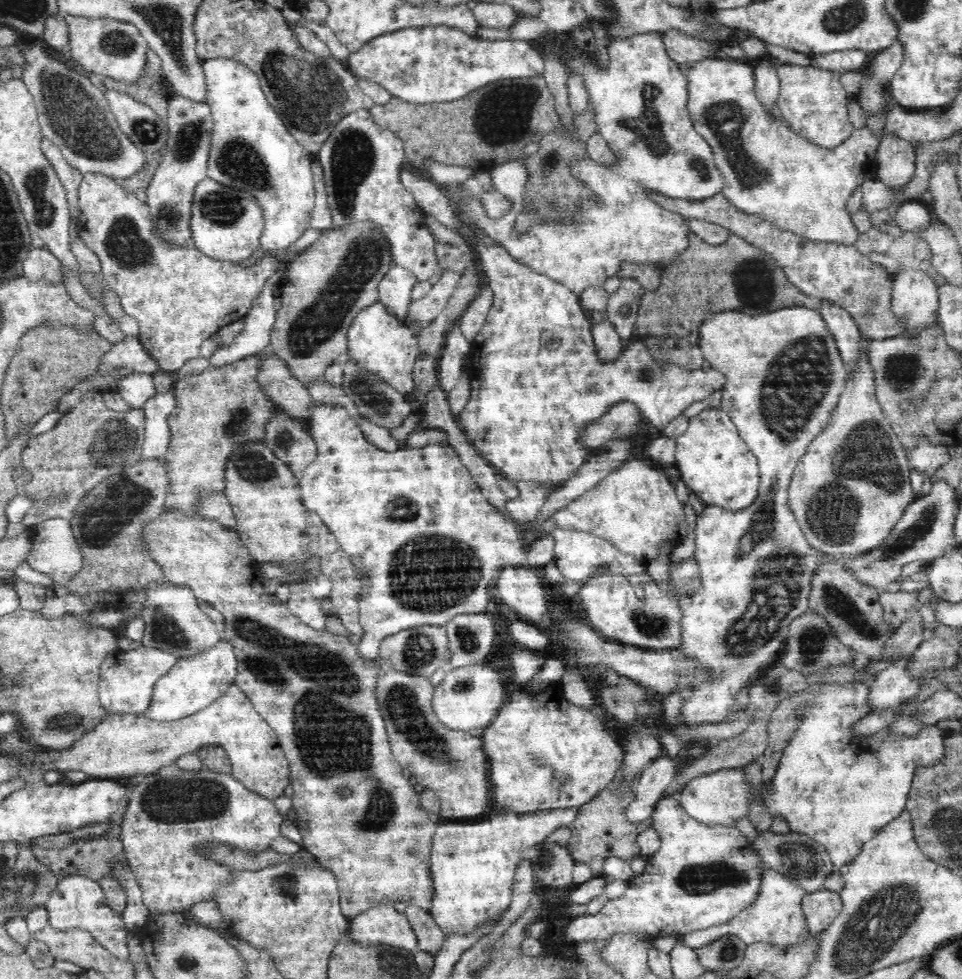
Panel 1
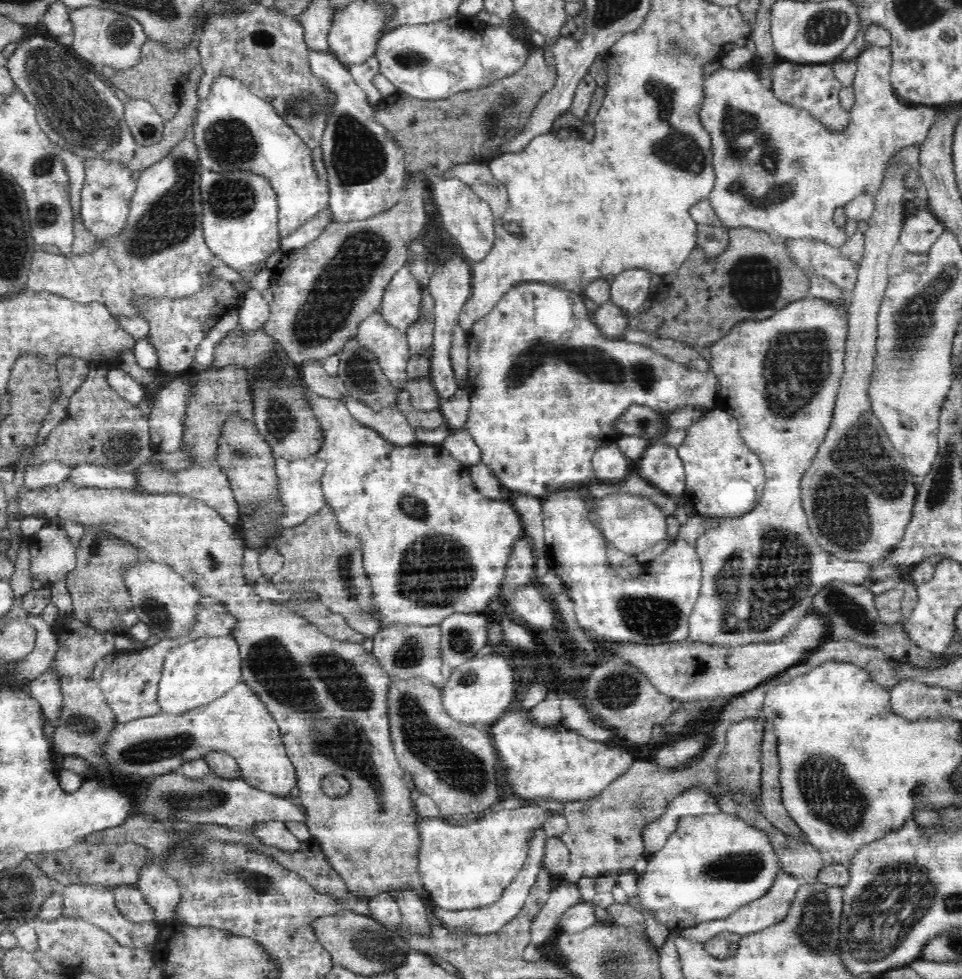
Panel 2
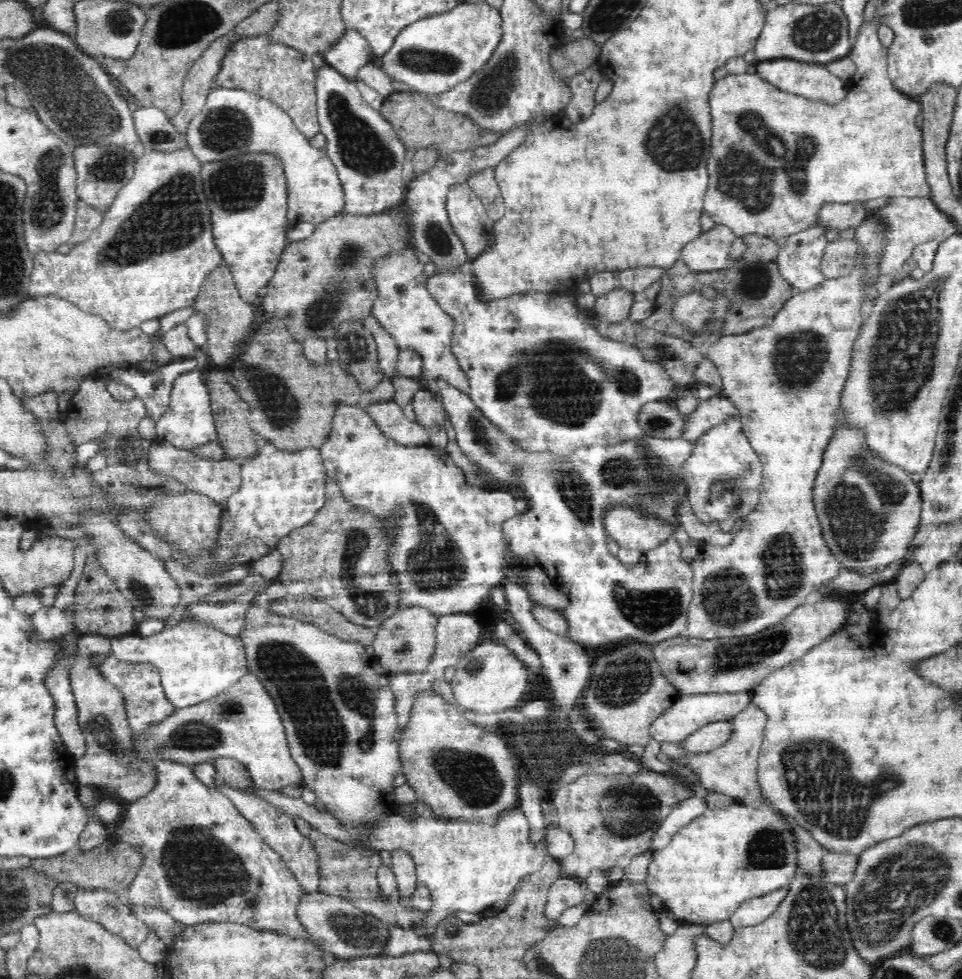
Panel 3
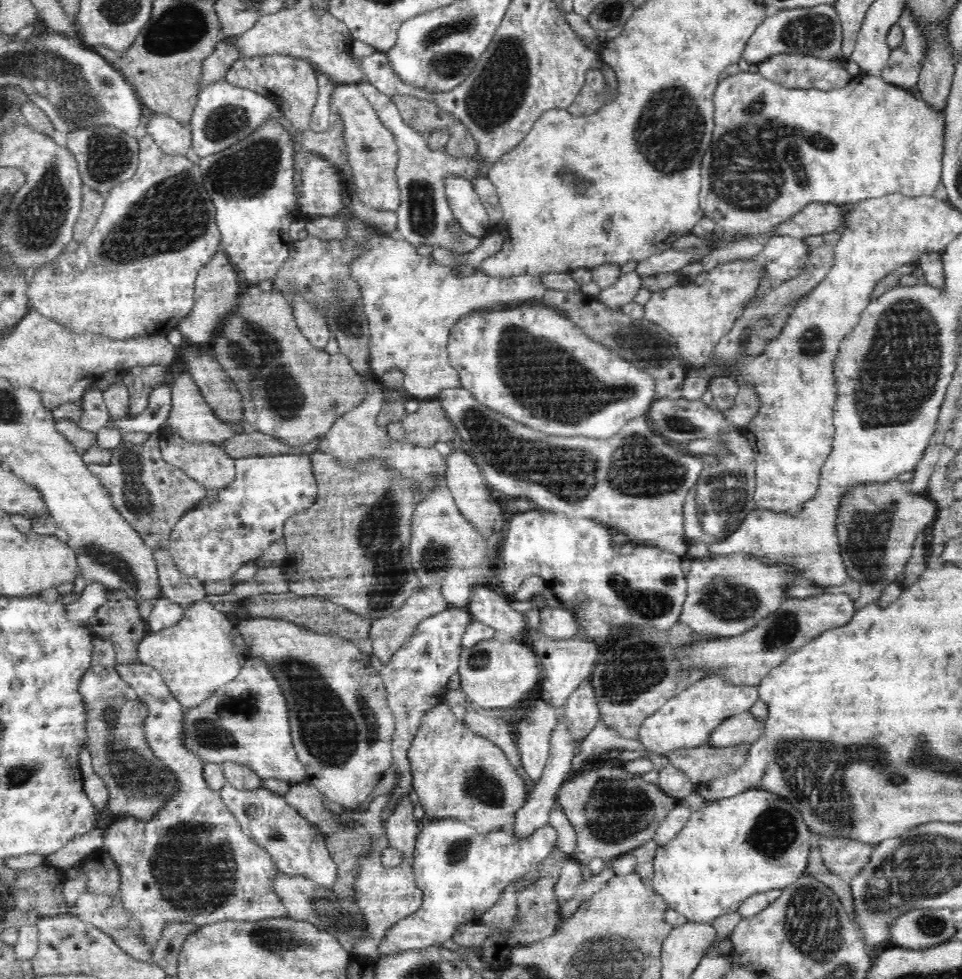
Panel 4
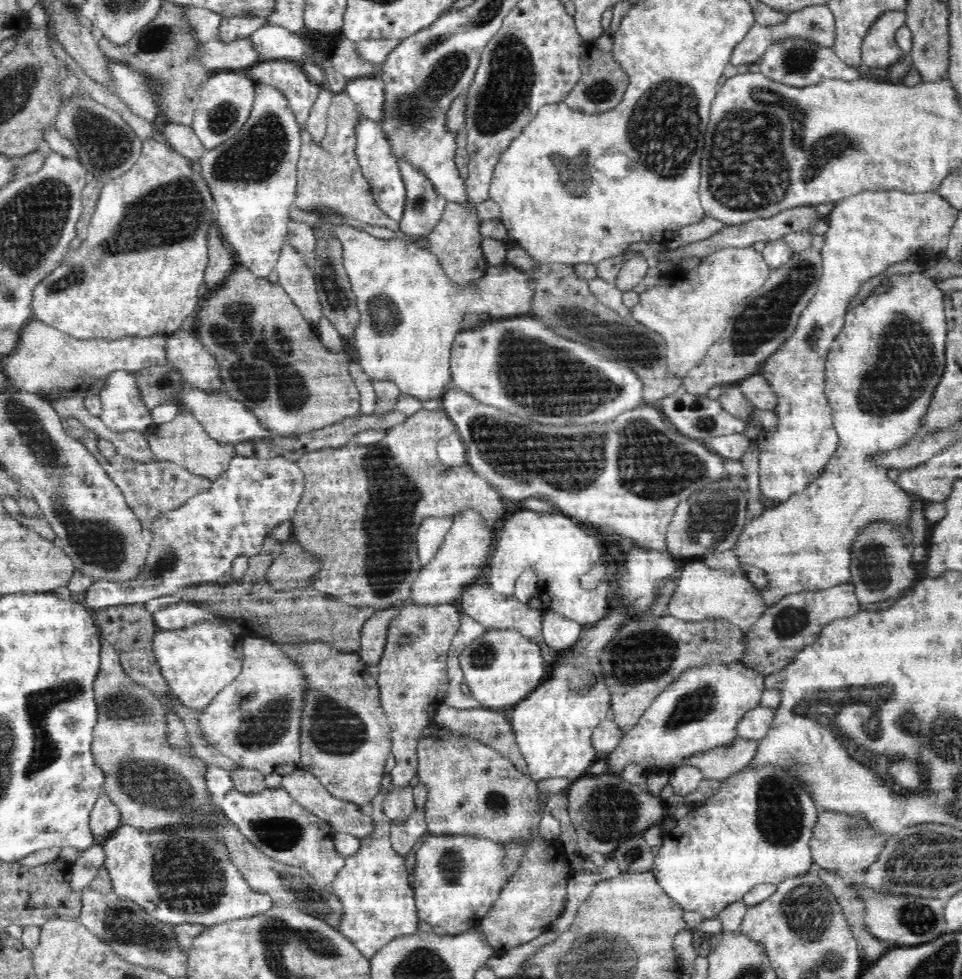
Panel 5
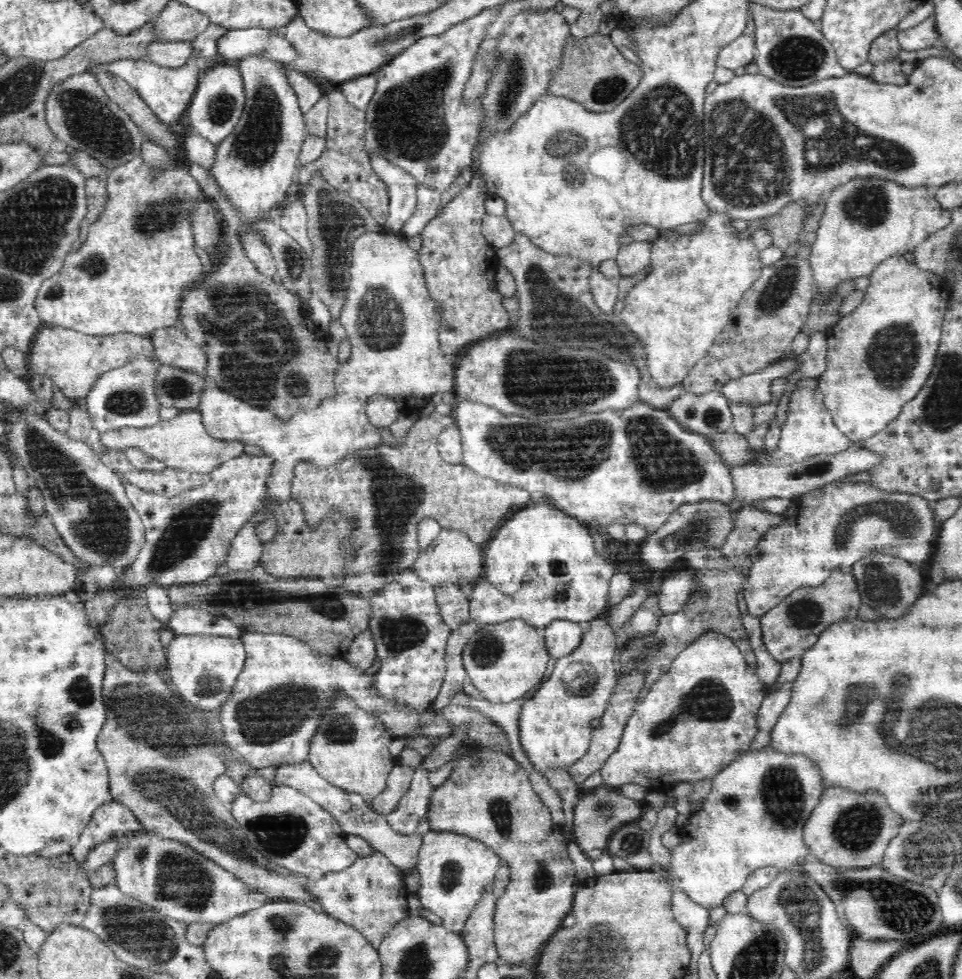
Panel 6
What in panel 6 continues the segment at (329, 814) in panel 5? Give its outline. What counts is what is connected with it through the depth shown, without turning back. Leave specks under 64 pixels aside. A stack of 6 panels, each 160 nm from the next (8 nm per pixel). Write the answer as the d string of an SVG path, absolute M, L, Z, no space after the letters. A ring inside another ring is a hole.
M310 761L281 763L278 764L278 768L276 768L274 772L274 786L289 786L290 788L295 788L303 792L316 802L316 804L319 804L326 812L329 812L337 820L337 823L341 826L341 829L346 835L353 834L354 836L364 838L376 851L386 856L391 864L398 867L400 871L402 871L402 875L406 876L405 874L408 873L412 867L417 866L423 836L428 830L431 830L426 814L422 816L420 826L418 826L418 830L416 830L414 834L410 834L410 836L398 834L387 823L386 815L380 814L372 809L360 793L346 792L341 788L336 788L336 786L330 784L325 778L322 778L322 776L317 773L317 770L314 770Z

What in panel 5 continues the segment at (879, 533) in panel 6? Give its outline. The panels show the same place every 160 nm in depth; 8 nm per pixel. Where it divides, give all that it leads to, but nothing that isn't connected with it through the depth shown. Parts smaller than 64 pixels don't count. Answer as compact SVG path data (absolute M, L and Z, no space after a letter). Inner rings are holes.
M922 273L894 274L887 290L871 295L861 305L849 307L844 326L826 356L825 388L839 436L838 448L814 482L784 504L764 507L760 514L747 519L734 552L741 564L766 571L769 586L761 590L768 607L790 594L822 591L851 582L851 544L864 525L888 521L902 527L902 539L911 546L910 507L913 502L906 491L888 477L888 467L876 465L874 454L896 450L918 434L930 400L946 370L946 315L944 291L934 279Z

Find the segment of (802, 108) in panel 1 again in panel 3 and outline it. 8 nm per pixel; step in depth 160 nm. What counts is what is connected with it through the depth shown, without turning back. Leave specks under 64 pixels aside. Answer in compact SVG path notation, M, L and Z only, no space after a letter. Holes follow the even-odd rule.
M780 58L759 61L756 62L756 66L756 72L761 76L761 79L773 84L782 92L794 93L814 102L822 101L830 106L840 104L847 96L849 83L834 76L834 73L830 72L825 64Z

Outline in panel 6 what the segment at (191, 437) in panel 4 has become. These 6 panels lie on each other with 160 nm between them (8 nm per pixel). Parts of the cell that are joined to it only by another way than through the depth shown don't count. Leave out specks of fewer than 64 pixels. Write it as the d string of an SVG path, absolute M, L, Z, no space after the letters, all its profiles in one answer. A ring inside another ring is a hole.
M392 231L388 233L366 232L358 236L353 245L351 262L351 280L346 288L346 302L339 318L345 328L346 338L351 342L352 358L348 364L338 364L334 386L336 393L322 400L318 408L298 410L290 416L290 420L282 422L267 408L252 406L237 396L222 390L214 380L206 377L199 405L205 429L210 436L218 440L240 441L262 449L264 455L274 461L274 468L268 478L266 499L268 506L258 510L256 516L242 526L242 530L234 536L228 558L226 560L230 571L259 571L263 542L253 534L254 528L267 518L274 517L274 510L279 504L291 499L291 488L295 466L300 462L315 464L317 467L338 464L350 453L374 448L380 444L380 430L370 421L366 412L368 399L374 395L392 397L400 404L426 403L437 392L454 392L455 365L448 363L444 351L440 348L438 337L438 322L440 310L434 299L430 300L424 269L419 259L419 251L408 245L408 240Z

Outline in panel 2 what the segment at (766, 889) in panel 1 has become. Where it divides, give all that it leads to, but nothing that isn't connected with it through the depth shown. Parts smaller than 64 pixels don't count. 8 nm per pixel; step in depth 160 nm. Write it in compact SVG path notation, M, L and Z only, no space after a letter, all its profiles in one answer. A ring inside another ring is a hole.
M780 869L770 887L770 890L766 892L762 898L754 900L748 904L742 905L736 912L733 912L730 916L727 916L722 920L710 920L708 922L701 922L696 926L684 929L681 931L681 935L686 940L693 940L703 944L712 939L720 932L728 931L739 934L741 937L748 934L754 934L754 932L760 932L764 928L772 926L772 924L780 924L786 916L788 916L788 910L790 910L790 904L796 896L798 888L800 888L801 879L798 879L787 872Z

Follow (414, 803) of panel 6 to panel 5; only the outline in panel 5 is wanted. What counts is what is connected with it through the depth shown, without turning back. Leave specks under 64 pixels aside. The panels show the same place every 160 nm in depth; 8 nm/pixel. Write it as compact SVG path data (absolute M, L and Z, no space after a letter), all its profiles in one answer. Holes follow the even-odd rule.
M415 808L414 812L402 824L392 822L390 840L392 848L399 856L406 859L406 855L414 848L414 844L427 834L425 811Z

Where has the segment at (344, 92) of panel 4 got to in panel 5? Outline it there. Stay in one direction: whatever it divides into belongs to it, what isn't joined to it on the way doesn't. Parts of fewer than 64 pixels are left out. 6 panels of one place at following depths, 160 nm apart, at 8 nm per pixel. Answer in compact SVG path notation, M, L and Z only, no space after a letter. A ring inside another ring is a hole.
M360 114L358 116L358 128L356 128L356 157L362 167L362 173L370 184L374 202L392 220L402 218L404 207L406 206L406 187L400 175L400 166L397 157L392 152L392 145L388 141L382 126L378 122L368 119Z

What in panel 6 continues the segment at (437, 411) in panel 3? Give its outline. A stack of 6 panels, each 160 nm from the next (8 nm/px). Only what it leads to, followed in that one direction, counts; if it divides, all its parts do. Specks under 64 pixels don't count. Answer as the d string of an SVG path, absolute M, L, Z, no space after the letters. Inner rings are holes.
M433 411L428 416L419 418L403 437L397 438L396 446L380 441L374 448L356 451L346 455L338 464L317 467L315 464L300 462L295 466L291 488L291 498L297 500L303 508L305 519L311 528L316 528L322 518L330 512L339 512L349 516L355 525L351 528L347 542L341 547L345 552L344 584L341 588L350 591L356 597L371 600L375 593L382 591L388 584L399 578L399 573L406 568L413 568L419 556L417 528L420 520L436 519L444 529L458 529L476 544L486 544L502 524L506 512L512 506L526 506L530 492L520 486L502 484L496 479L477 475L464 464L450 464L439 453L437 440L443 430L455 424L454 417Z

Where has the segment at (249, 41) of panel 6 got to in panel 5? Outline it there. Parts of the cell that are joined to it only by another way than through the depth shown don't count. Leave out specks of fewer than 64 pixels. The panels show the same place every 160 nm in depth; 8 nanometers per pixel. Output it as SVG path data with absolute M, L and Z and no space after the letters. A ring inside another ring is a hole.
M264 24L250 34L252 45L258 50L260 60L283 60L302 64L311 61L311 46L289 30L272 24Z

